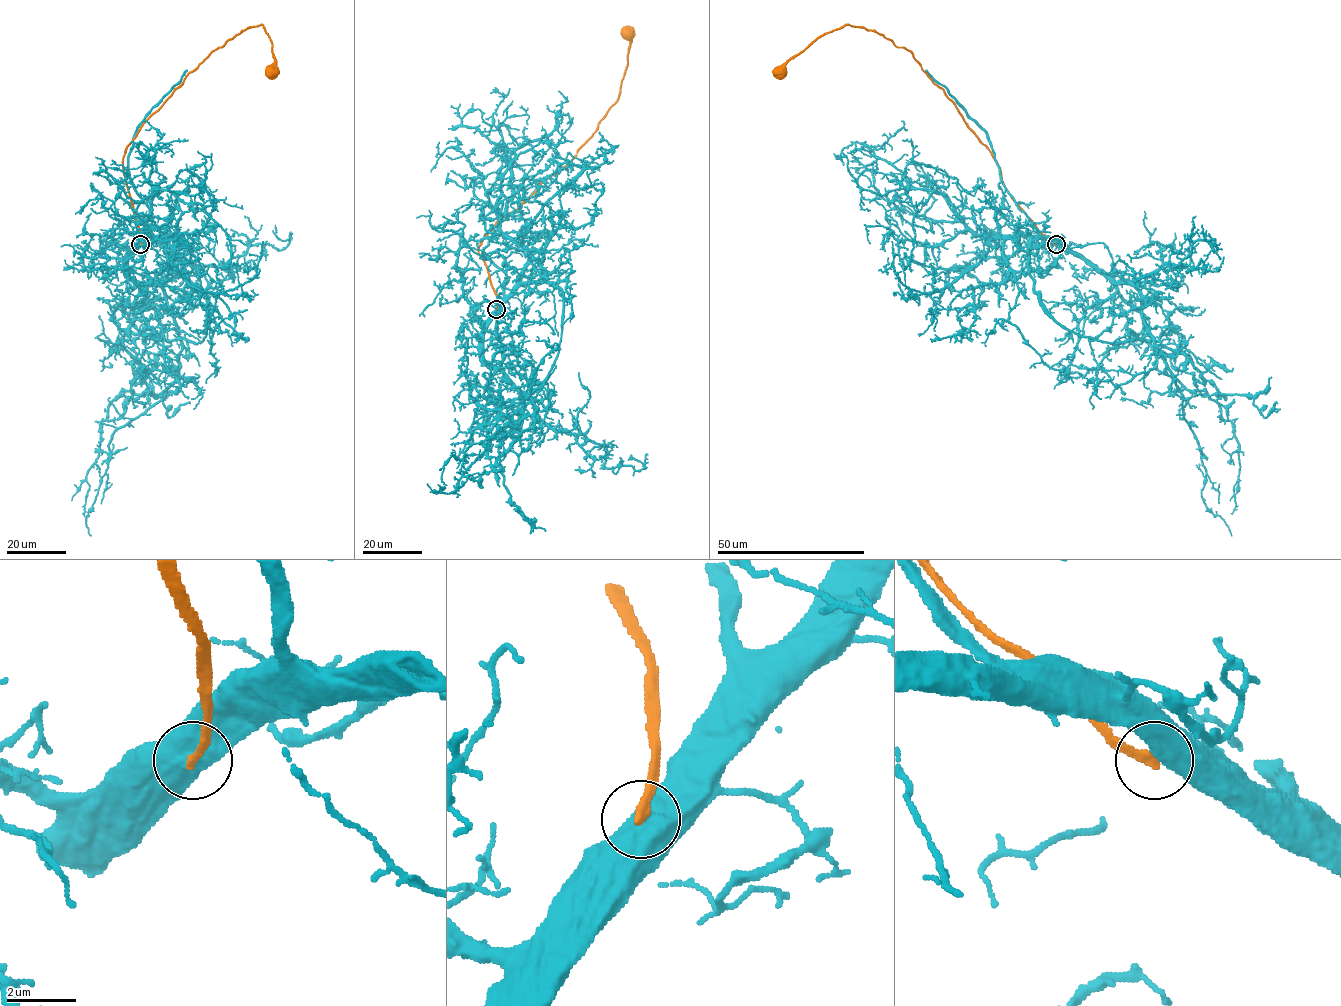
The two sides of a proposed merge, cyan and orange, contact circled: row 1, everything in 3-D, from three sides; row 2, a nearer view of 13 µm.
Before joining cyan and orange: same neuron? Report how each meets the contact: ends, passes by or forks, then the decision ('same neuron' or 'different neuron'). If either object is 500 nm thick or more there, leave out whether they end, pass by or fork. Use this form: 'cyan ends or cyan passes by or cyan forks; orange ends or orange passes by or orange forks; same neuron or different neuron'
different neuron

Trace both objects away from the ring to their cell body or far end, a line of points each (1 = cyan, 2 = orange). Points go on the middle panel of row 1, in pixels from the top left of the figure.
1: (496, 310), (482, 357), (537, 407), (534, 424), (450, 457), (447, 485)
2: (496, 310), (497, 295), (478, 252), (480, 243), (499, 219), (575, 156), (617, 100), (627, 66), (627, 32)

